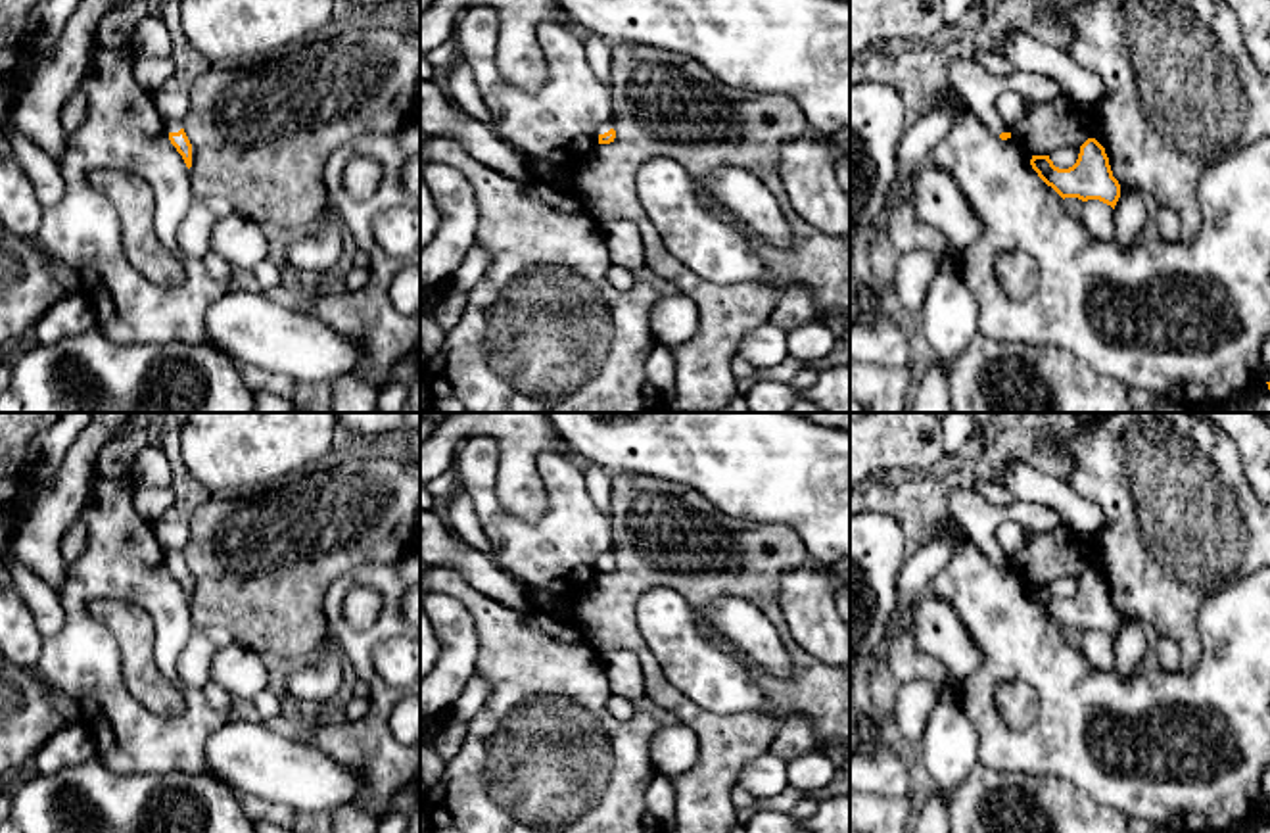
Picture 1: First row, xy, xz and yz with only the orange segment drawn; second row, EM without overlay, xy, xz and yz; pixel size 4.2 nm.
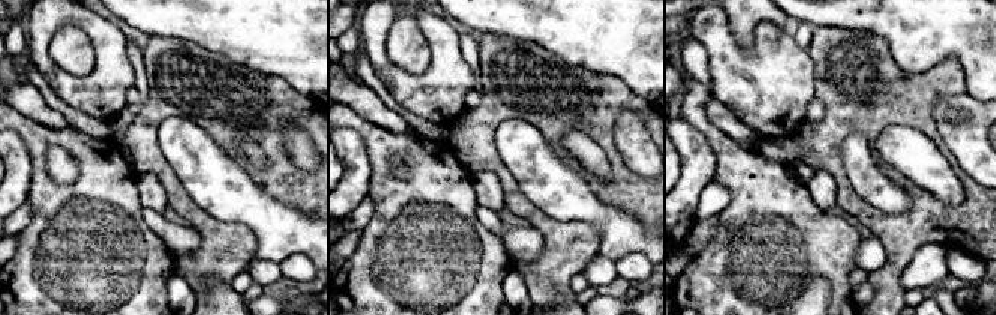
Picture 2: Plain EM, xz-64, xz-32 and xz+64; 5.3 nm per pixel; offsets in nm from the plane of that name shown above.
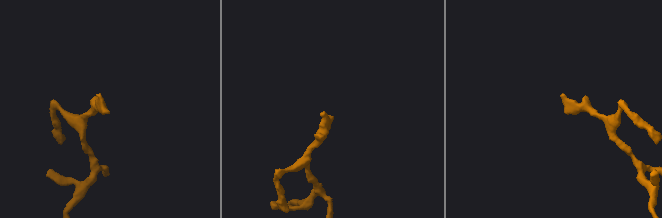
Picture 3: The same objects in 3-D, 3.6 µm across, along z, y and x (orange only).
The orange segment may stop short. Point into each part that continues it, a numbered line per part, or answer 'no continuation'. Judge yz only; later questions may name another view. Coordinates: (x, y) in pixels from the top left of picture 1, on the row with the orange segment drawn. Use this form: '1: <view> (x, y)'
1: yz (979, 89)

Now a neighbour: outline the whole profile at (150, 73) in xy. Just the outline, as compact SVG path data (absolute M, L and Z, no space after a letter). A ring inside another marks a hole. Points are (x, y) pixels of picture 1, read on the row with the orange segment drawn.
M173 56L136 58L132 71L134 71L134 79L138 81L138 84L146 92L153 94L153 92L161 90L161 86L167 79L176 75L176 63L175 63Z

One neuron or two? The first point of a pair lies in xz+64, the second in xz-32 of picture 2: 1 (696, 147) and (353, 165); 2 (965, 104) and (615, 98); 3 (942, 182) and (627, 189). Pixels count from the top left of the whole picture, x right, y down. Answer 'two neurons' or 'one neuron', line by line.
1: one neuron
2: two neurons
3: two neurons

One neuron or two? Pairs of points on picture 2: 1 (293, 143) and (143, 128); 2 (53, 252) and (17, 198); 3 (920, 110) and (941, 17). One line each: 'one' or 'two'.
1: two
2: two
3: two

